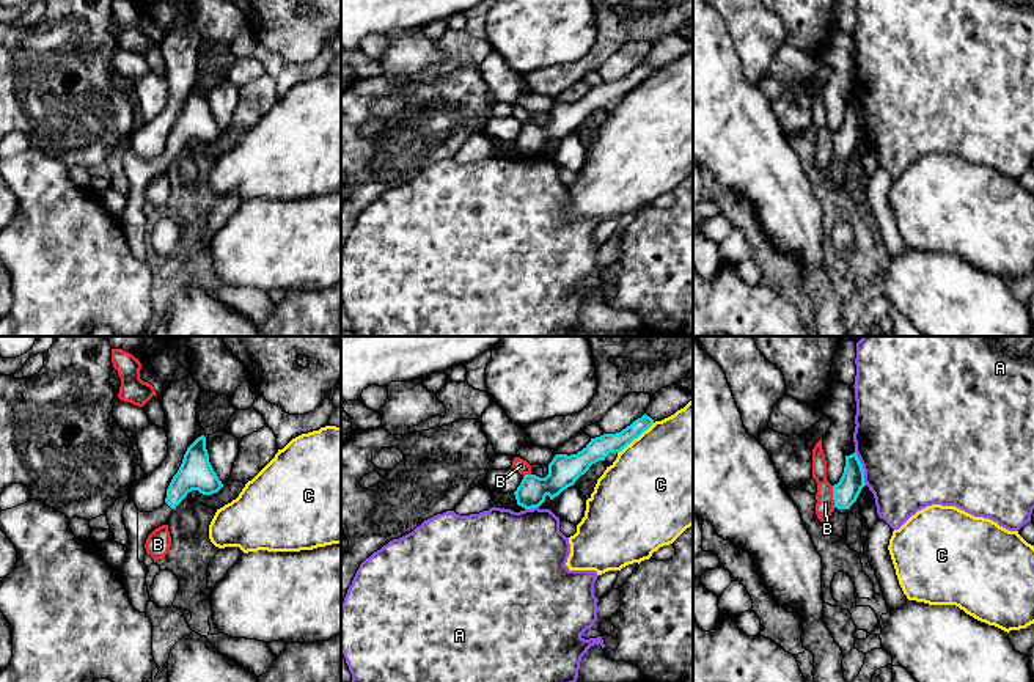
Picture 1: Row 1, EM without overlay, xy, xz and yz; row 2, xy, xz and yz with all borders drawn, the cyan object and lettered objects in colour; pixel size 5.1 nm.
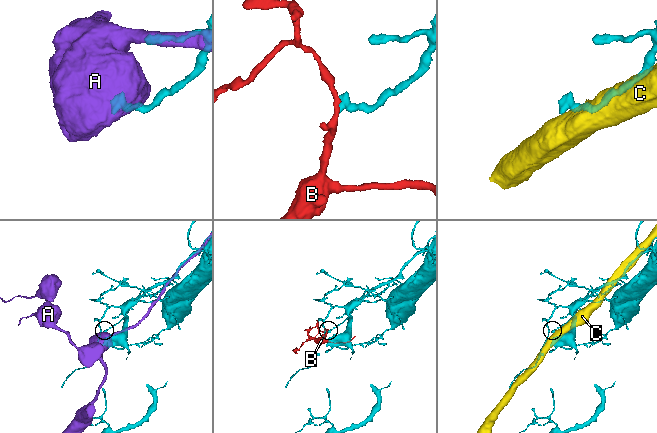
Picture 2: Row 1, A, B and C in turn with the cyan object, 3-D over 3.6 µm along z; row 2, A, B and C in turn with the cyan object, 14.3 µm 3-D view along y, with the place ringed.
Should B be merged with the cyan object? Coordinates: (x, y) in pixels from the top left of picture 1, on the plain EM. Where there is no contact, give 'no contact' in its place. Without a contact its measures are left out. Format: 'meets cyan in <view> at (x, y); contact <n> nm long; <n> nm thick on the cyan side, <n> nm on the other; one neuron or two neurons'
meets cyan in yz at (833, 145); contact 110 nm long; 130 nm thick on the cyan side, 90 nm on the other; two neurons

